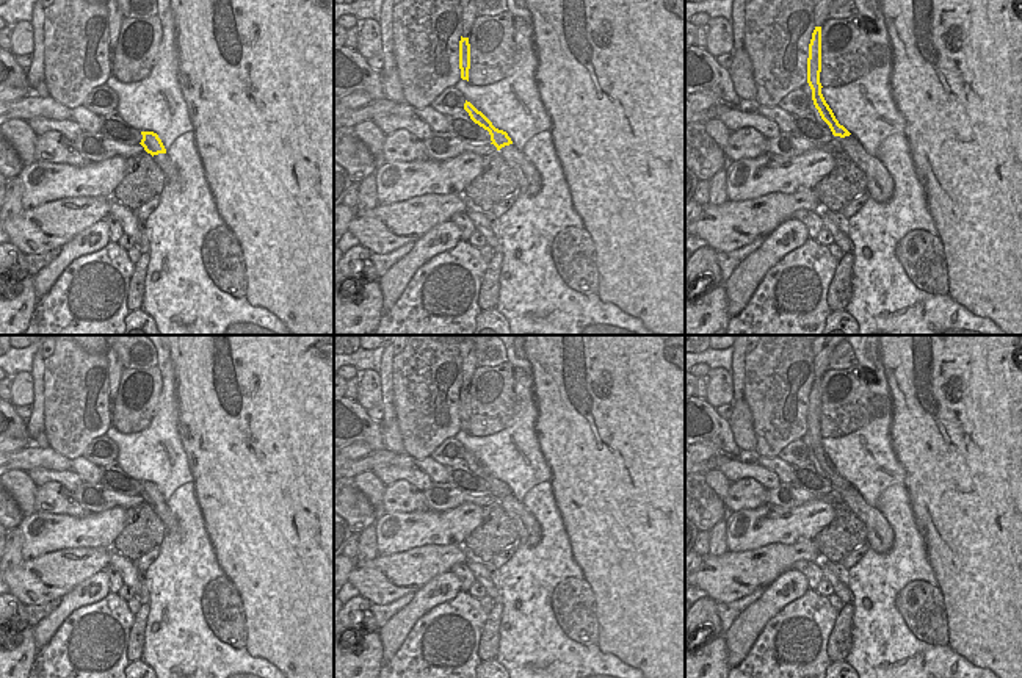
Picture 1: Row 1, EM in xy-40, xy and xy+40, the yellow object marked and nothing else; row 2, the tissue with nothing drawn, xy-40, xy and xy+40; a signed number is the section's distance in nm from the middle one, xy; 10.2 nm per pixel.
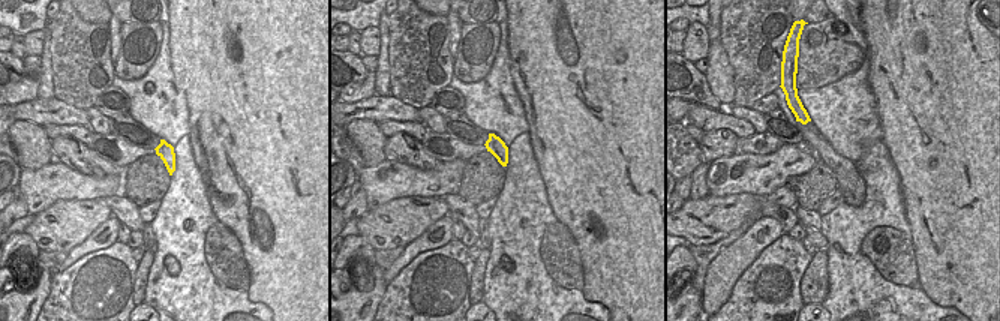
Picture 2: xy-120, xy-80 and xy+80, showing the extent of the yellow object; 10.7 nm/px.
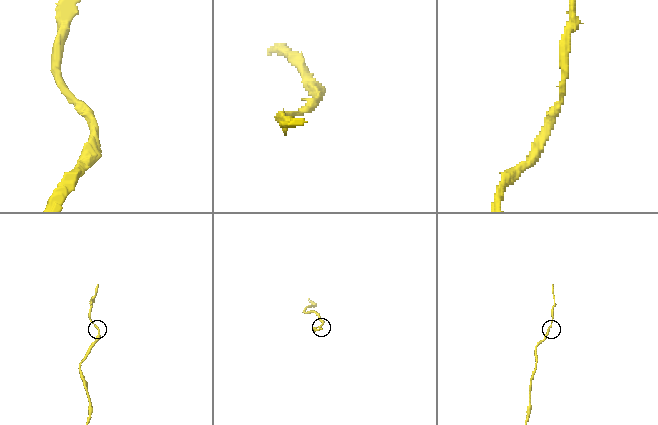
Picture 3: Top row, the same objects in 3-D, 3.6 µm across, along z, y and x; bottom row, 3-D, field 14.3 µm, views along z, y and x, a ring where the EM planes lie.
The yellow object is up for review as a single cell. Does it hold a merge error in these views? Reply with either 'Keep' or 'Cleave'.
Keep

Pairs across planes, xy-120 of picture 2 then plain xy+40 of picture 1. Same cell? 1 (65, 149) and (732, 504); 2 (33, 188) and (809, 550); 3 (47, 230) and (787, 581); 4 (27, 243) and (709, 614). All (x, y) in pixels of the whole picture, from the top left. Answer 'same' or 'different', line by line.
1: same
2: different
3: different
4: same

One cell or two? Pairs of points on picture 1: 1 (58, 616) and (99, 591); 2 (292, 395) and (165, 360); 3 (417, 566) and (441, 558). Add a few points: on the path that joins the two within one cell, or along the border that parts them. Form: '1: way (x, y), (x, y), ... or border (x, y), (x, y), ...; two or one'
1: way (68, 606), (90, 591); one
2: border (170, 351), (176, 392); two
3: way (424, 562), (434, 559); one

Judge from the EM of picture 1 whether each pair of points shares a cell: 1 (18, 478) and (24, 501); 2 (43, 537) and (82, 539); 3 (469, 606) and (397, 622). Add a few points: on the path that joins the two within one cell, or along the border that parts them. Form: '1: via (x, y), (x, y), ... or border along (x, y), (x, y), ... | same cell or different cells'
1: via (19, 484), (24, 495) | same cell
2: via (52, 536), (72, 536) | same cell
3: border along (452, 598), (430, 608), (398, 647) | different cells

